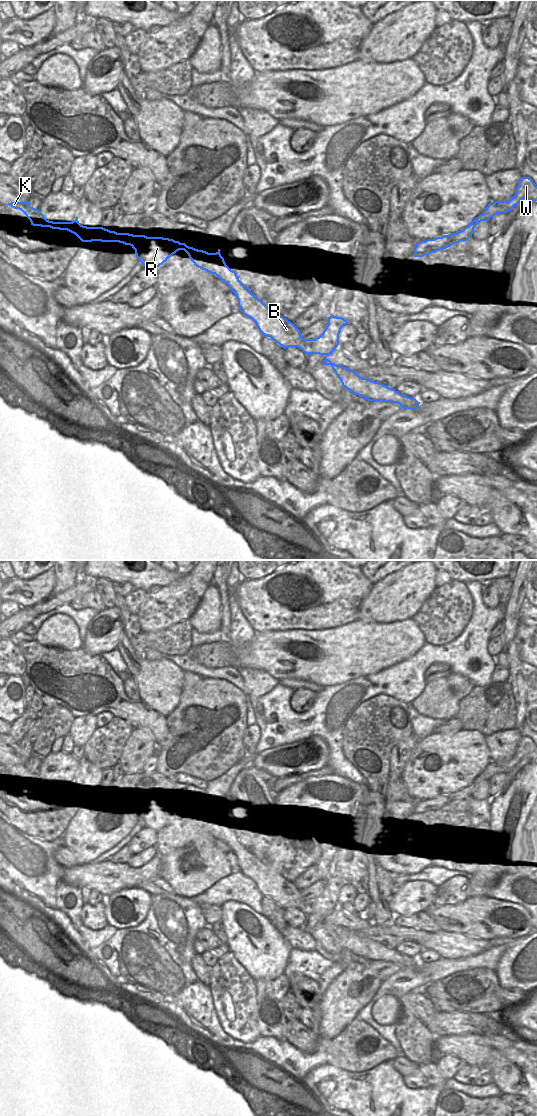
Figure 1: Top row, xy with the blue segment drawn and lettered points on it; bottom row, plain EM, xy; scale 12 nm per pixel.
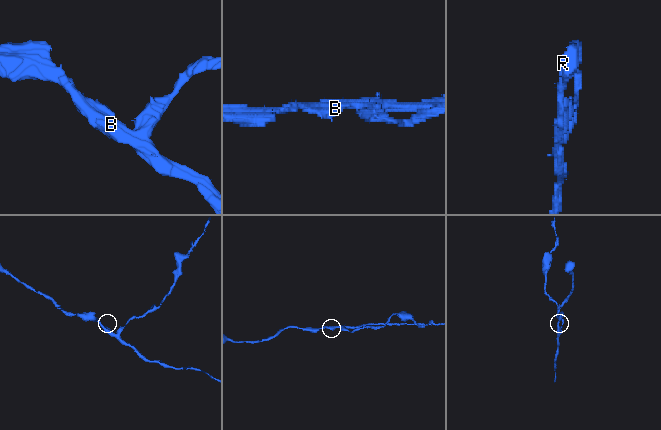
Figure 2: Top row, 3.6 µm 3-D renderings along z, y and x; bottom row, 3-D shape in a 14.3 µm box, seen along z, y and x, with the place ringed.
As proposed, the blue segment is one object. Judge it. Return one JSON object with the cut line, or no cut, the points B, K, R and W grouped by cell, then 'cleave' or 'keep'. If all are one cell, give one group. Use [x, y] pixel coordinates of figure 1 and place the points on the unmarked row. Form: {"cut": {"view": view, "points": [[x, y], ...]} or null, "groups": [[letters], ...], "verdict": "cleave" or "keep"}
{"cut": {"view": "xy", "points": [[315, 899], [307, 914]]}, "groups": [["B", "K", "R"], ["W"]], "verdict": "cleave"}

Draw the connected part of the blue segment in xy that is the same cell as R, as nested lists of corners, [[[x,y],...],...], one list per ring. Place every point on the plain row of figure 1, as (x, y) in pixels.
[[[11,762],[7,765],[21,770],[33,786],[67,790],[82,802],[119,802],[130,805],[142,826],[152,829],[162,825],[177,811],[184,810],[196,827],[215,834],[229,846],[238,859],[240,871],[256,883],[263,895],[270,897],[284,909],[297,907],[307,915],[315,902],[315,899],[303,899],[300,890],[292,882],[270,870],[256,858],[250,848],[239,840],[236,832],[226,825],[220,809],[216,813],[208,813],[169,798],[117,793],[103,787],[87,787],[79,783],[78,777],[72,782],[53,782],[47,780],[40,770],[31,767],[28,762]]]

